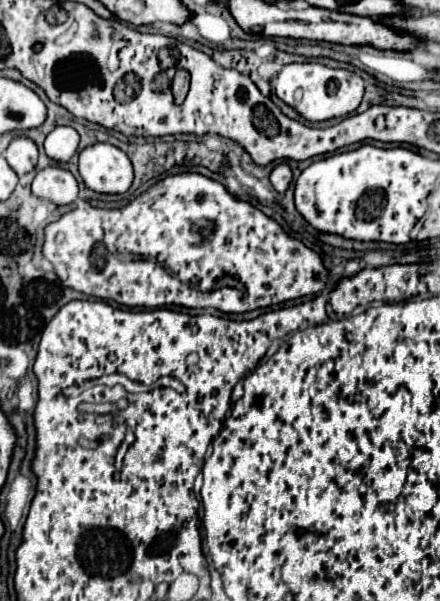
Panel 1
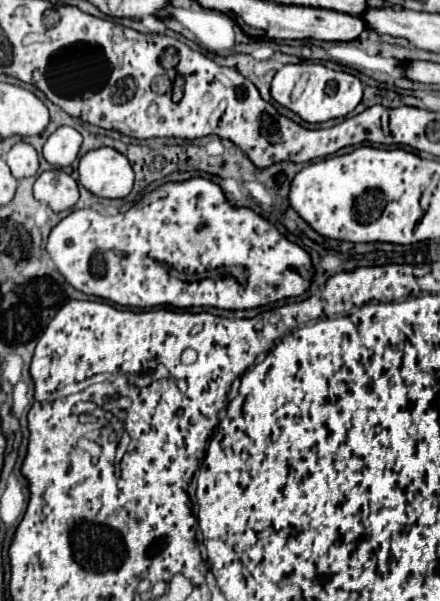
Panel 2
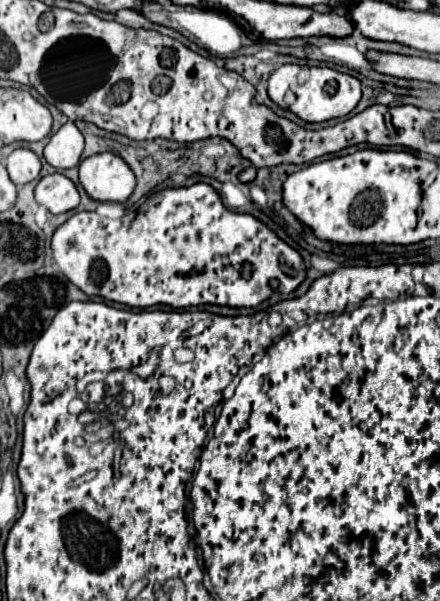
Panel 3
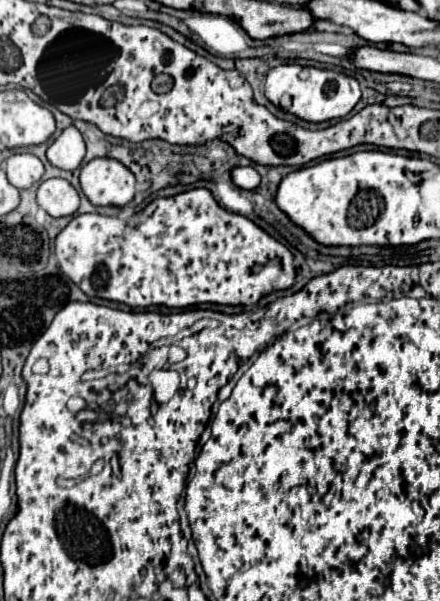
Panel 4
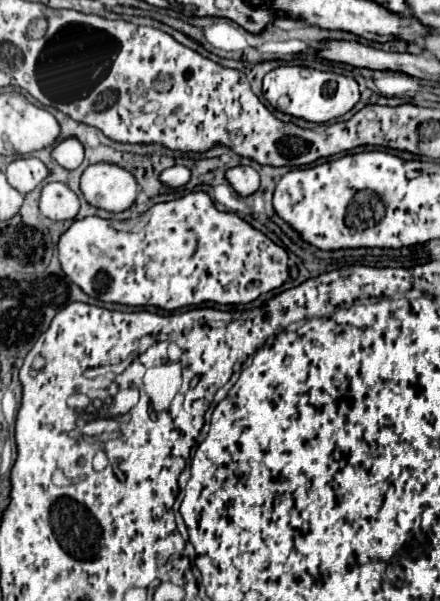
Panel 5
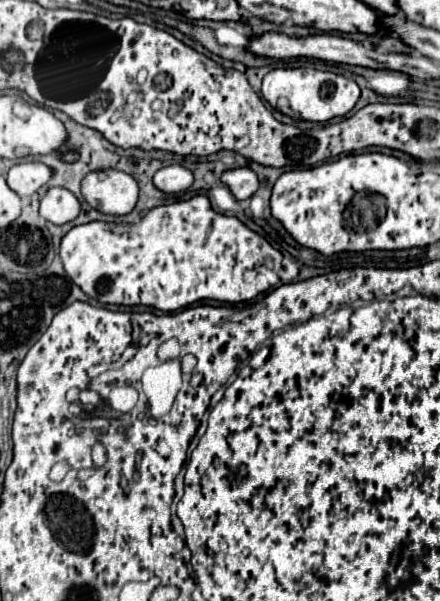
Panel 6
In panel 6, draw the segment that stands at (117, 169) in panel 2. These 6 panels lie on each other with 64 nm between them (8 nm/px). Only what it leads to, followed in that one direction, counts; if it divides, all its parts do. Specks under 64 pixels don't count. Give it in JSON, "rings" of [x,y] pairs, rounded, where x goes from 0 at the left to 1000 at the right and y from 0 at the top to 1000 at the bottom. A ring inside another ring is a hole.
{"rings":[[[209,283],[186,300],[191,333],[250,359],[291,356],[314,333],[309,300],[273,283]]]}

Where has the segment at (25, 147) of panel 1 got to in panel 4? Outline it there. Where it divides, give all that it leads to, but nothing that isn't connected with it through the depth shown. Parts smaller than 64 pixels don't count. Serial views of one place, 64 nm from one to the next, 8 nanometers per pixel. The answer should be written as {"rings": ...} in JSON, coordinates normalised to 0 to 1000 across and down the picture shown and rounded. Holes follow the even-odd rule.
{"rings":[[[36,253],[14,266],[14,290],[27,309],[36,309],[41,316],[55,316],[95,296],[100,276],[77,256]]]}

